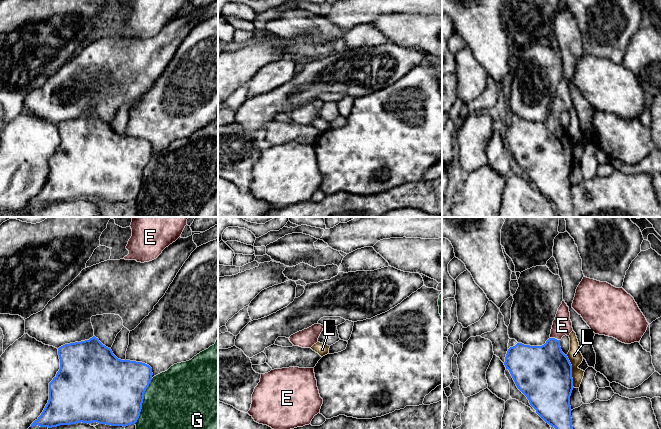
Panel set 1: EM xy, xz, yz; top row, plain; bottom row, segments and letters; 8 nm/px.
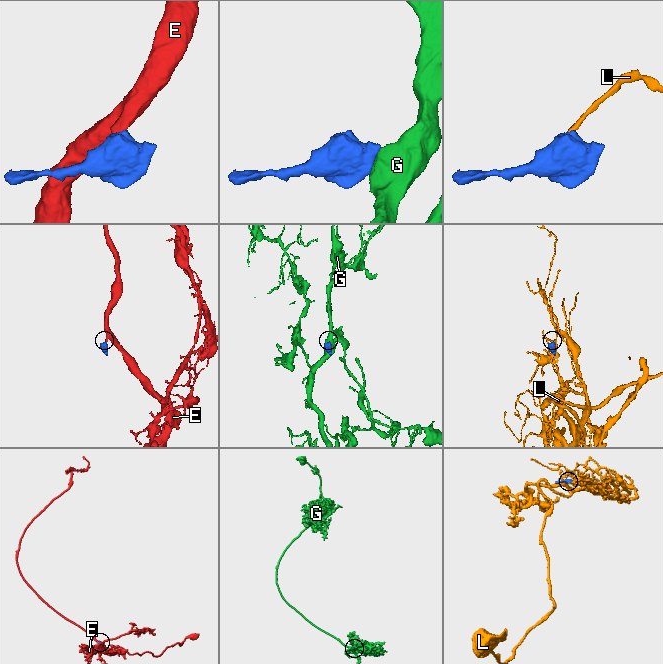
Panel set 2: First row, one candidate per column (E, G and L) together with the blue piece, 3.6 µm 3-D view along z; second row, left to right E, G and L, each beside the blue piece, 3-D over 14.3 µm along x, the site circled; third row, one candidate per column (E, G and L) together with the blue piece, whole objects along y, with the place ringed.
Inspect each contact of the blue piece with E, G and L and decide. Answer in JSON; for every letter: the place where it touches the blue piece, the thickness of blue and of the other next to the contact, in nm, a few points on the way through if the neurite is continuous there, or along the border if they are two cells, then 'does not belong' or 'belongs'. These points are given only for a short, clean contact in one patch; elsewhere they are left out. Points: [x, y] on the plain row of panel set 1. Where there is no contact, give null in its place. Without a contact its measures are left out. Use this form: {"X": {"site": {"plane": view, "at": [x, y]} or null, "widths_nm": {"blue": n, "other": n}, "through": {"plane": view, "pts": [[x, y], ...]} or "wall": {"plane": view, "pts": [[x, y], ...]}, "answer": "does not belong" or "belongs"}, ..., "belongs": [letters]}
{"E": {"site": {"plane": "yz", "at": [554, 114]}, "widths_nm": {"blue": 380, "other": 160}, "through": {"plane": "yz", "pts": [[546, 144], [554, 114], [562, 101]]}, "answer": "belongs"}, "G": {"site": {"plane": "xy", "at": [142, 177]}, "widths_nm": {"blue": 500, "other": 500}, "wall": {"plane": "xy", "pts": [[152, 154], [144, 169], [140, 191], [134, 199]]}, "answer": "does not belong"}, "L": {"site": {"plane": "yz", "at": [571, 147]}, "widths_nm": {"blue": 460, "other": 120}, "wall": {"plane": "yz", "pts": [[566, 131], [571, 141], [572, 161], [574, 163]]}, "answer": "does not belong"}, "belongs": ["E"]}

